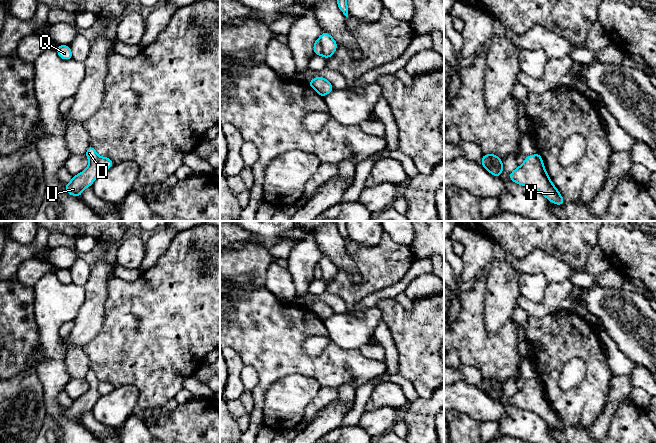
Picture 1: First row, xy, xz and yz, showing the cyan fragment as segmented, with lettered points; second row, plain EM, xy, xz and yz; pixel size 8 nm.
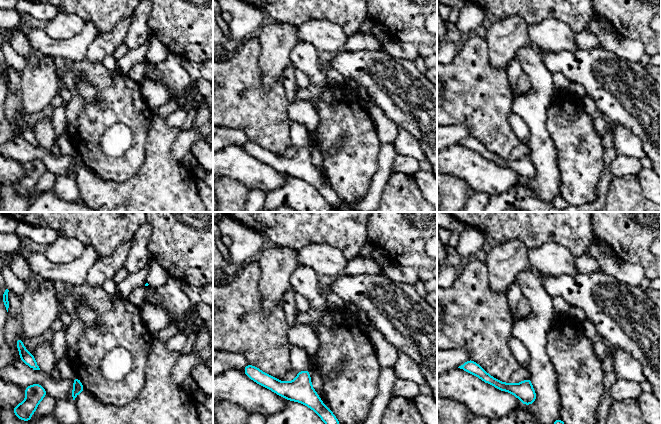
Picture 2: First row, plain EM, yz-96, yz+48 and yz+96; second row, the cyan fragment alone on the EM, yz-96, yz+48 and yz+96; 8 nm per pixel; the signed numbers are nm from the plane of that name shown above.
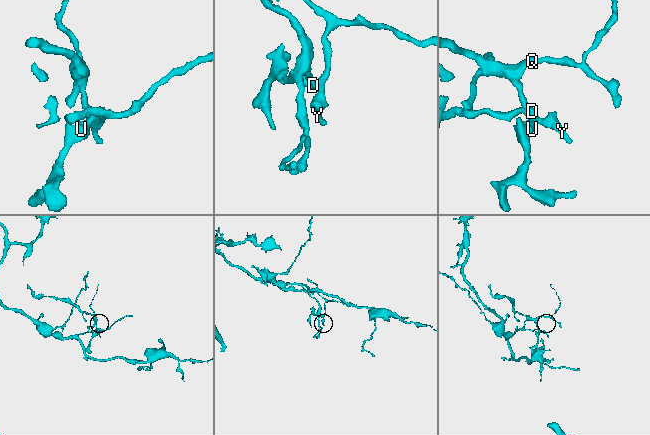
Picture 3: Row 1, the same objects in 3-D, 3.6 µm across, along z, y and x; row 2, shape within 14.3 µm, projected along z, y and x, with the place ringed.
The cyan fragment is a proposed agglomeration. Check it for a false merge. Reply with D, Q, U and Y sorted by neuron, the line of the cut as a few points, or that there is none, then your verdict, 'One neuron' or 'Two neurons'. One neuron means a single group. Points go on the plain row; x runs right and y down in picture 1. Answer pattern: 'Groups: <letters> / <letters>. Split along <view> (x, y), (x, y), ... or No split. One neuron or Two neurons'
Groups: D Q U / Y. Split along yz (487, 392), (496, 390), (500, 397). Two neurons

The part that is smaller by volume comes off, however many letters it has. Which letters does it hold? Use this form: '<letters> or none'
D, Q, U

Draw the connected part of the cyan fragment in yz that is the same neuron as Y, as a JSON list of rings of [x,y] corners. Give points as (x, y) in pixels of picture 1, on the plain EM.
[[[539,377],[526,380],[524,387],[511,396],[509,402],[521,410],[536,413],[555,429],[564,429],[565,427],[565,424],[546,397]]]

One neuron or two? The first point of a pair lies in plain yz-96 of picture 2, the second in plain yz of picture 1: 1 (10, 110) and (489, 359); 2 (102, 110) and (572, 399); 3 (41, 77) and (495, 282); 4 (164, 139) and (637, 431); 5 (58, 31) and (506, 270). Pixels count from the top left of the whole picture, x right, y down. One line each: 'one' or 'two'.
1: one
2: one
3: one
4: one
5: two

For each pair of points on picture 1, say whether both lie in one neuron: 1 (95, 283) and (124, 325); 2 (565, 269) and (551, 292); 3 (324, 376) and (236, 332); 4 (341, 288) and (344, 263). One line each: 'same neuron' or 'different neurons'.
1: different neurons
2: different neurons
3: same neuron
4: different neurons

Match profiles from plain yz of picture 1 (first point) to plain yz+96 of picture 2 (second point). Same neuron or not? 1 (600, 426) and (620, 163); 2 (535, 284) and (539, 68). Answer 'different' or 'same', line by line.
1: different
2: same

